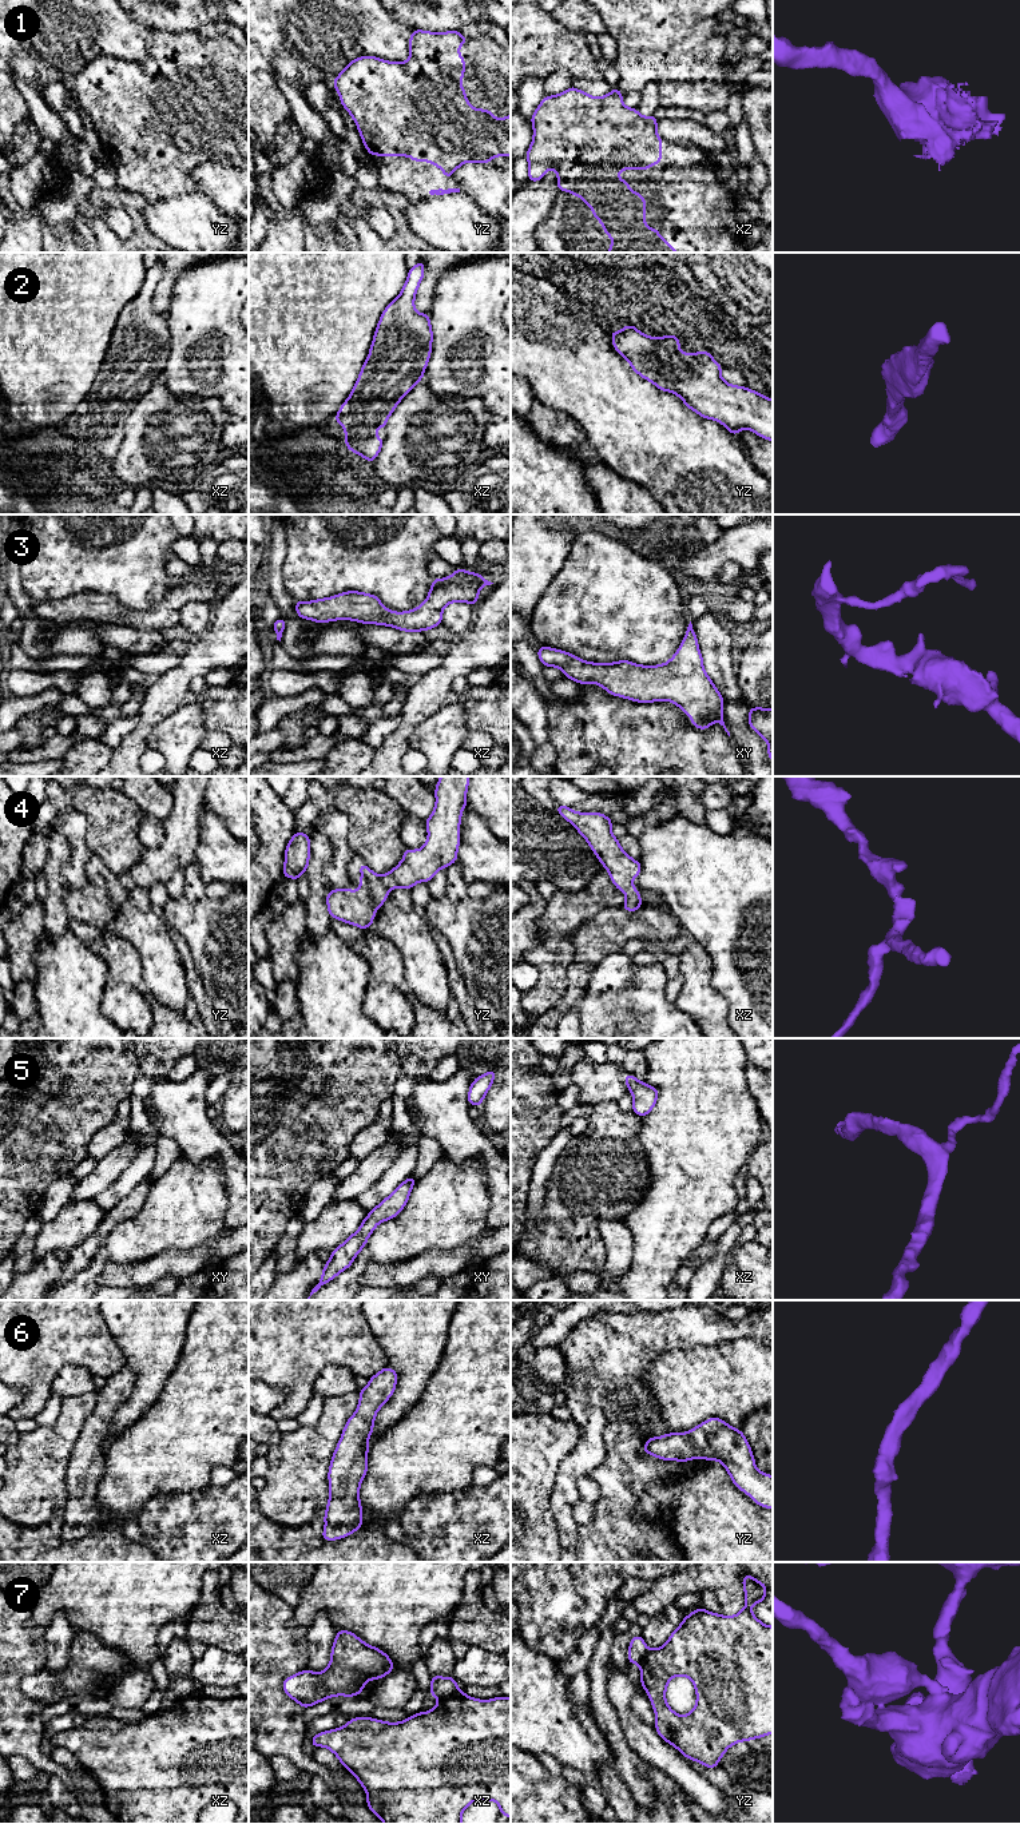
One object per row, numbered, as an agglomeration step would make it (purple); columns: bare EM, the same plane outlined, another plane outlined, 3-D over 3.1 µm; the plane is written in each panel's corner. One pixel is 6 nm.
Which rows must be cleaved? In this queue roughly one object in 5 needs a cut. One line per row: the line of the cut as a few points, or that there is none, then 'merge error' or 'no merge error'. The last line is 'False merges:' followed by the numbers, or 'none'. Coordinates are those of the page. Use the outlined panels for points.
1: cut none; no merge error
2: cut none; no merge error
3: cut none; no merge error
4: cut none; no merge error
5: cut none; no merge error
6: cut none; no merge error
7: cut xz (457, 1689), (439, 1699); merge error
False merges: 7

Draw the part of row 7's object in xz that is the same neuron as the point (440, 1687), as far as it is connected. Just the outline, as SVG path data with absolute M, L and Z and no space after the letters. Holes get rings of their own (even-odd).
M432 1676L429 1694L437 1698L447 1697L457 1692L457 1681L453 1677Z

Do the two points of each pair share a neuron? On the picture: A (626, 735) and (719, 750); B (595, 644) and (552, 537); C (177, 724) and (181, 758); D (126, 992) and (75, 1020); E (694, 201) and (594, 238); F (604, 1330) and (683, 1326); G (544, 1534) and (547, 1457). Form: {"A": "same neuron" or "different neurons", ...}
{"A": "same neuron", "B": "different neurons", "C": "same neuron", "D": "different neurons", "E": "same neuron", "F": "same neuron", "G": "same neuron"}

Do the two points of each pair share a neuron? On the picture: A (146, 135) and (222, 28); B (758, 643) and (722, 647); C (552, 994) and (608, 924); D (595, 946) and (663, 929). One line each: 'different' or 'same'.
A: different
B: different
C: different
D: same

